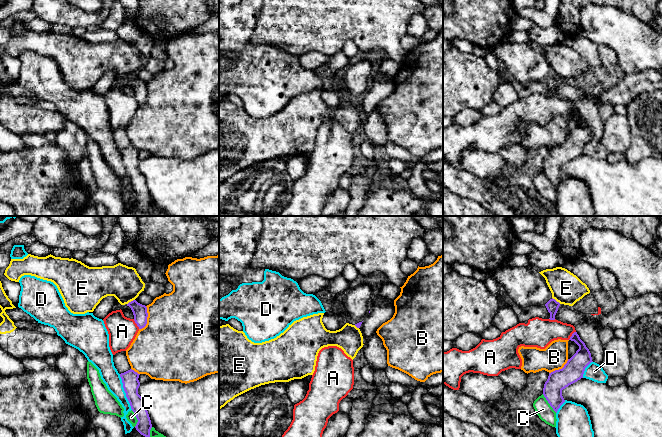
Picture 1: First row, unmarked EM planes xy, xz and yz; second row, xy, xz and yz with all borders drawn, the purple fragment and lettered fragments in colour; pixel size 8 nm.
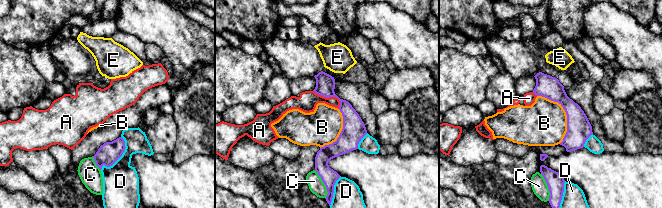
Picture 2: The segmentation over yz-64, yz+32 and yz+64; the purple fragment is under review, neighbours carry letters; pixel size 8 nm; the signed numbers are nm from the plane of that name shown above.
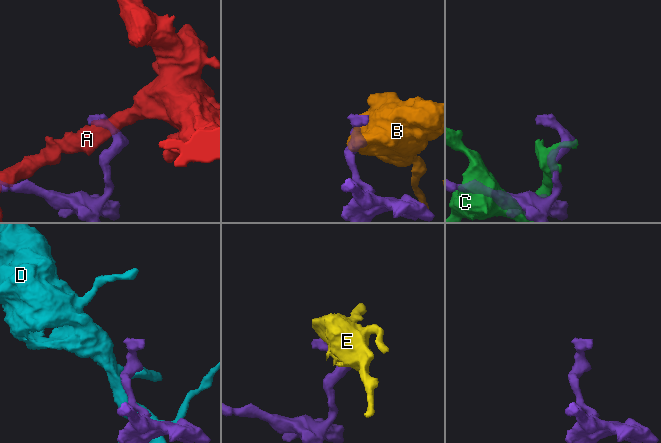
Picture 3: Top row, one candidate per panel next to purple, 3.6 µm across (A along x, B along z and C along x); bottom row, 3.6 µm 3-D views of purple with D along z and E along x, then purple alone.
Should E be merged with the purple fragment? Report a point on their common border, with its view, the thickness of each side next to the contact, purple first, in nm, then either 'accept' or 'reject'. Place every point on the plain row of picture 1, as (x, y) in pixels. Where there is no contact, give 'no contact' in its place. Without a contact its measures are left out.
yz (555, 76) | 100/260 nm | reject

